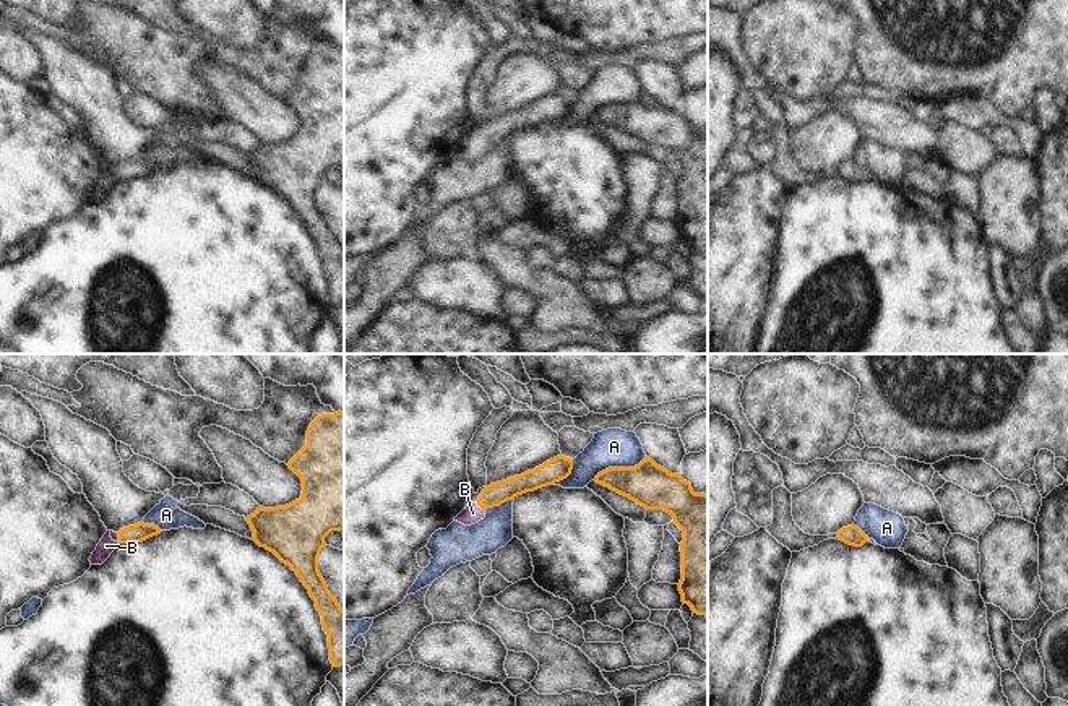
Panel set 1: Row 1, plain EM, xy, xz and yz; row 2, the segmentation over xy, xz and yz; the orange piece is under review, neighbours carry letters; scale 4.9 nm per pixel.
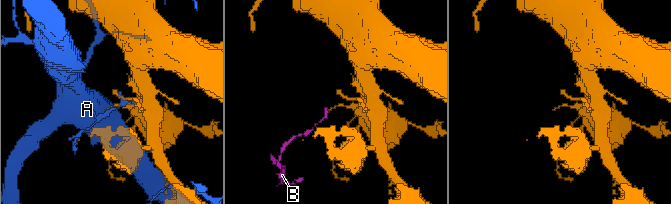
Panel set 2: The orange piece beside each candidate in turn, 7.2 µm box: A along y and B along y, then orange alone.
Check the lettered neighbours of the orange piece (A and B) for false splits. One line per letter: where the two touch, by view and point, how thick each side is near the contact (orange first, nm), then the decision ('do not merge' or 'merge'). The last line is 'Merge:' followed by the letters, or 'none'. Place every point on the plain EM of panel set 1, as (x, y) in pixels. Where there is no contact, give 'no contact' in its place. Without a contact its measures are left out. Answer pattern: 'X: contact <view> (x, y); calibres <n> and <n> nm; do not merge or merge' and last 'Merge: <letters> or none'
A: contact xz (619, 104); calibres 220 and 190 nm; do not merge
B: contact xz (481, 143); calibres 110 and 90 nm; merge
Merge: B

